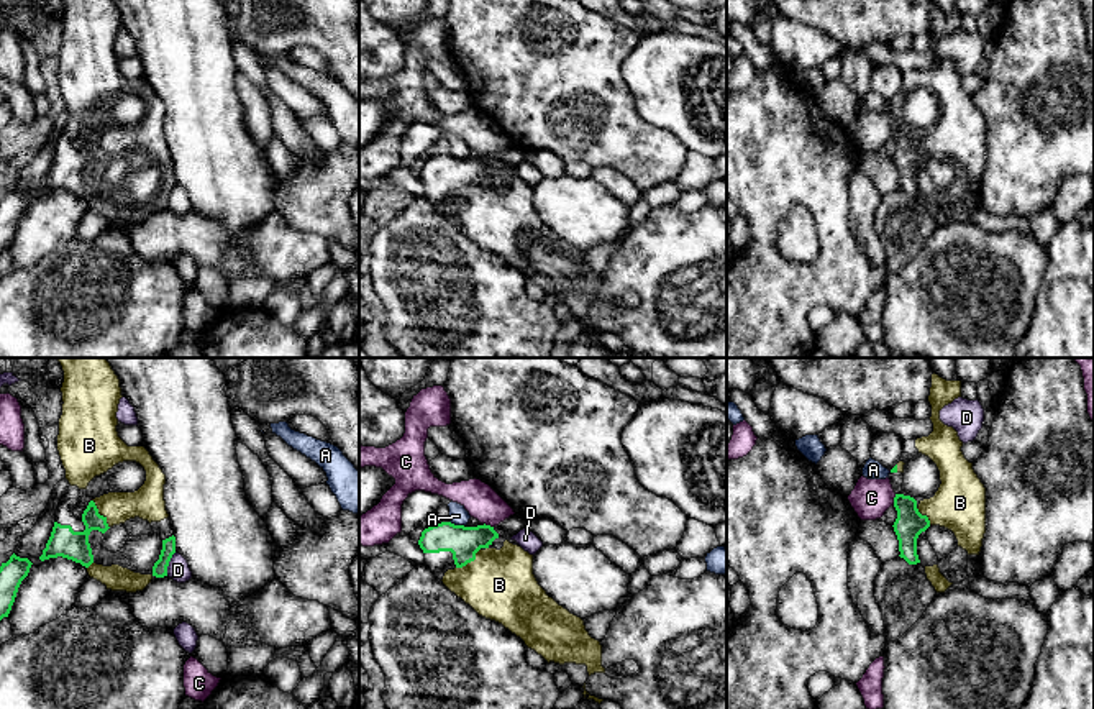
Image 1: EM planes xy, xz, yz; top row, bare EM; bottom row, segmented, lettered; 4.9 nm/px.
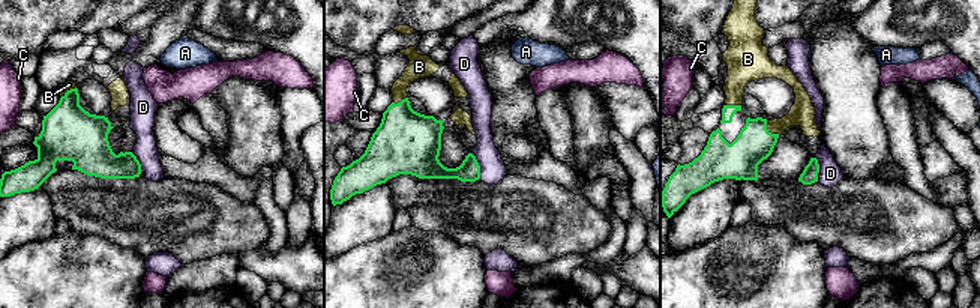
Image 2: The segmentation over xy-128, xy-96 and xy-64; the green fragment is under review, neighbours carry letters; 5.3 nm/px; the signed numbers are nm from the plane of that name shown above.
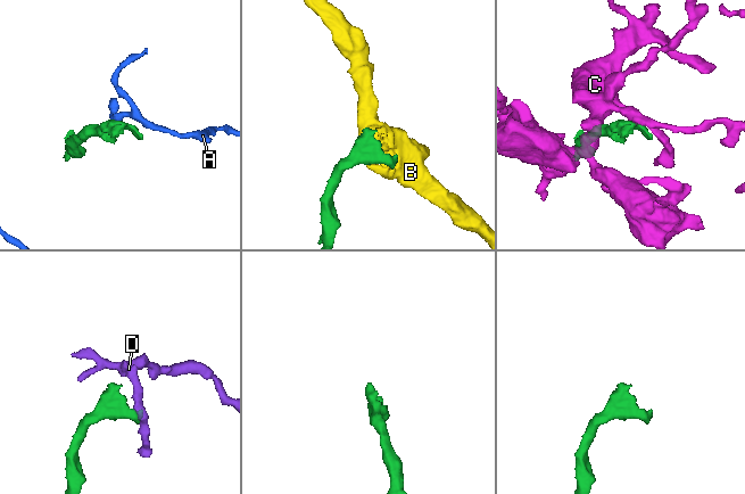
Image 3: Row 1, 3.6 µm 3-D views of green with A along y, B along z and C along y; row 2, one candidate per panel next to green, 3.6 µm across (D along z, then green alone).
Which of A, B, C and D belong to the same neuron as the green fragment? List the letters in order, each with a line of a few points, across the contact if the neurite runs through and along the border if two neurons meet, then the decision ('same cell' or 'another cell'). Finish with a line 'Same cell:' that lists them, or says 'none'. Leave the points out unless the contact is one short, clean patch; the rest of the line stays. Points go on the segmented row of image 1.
A: xz (450, 521), (463, 526) | another cell
B: same cell
C: another cell
D: xy (176, 552), (166, 575) | another cell
Same cell: B

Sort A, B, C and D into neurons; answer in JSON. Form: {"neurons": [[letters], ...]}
{"neurons": [["A"], ["B"], ["C"], ["D"]]}

